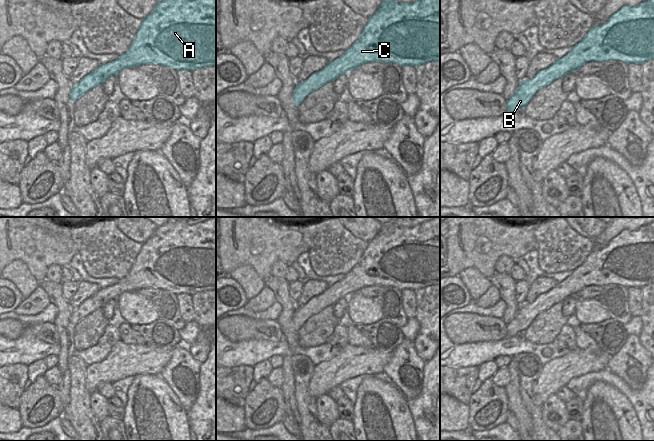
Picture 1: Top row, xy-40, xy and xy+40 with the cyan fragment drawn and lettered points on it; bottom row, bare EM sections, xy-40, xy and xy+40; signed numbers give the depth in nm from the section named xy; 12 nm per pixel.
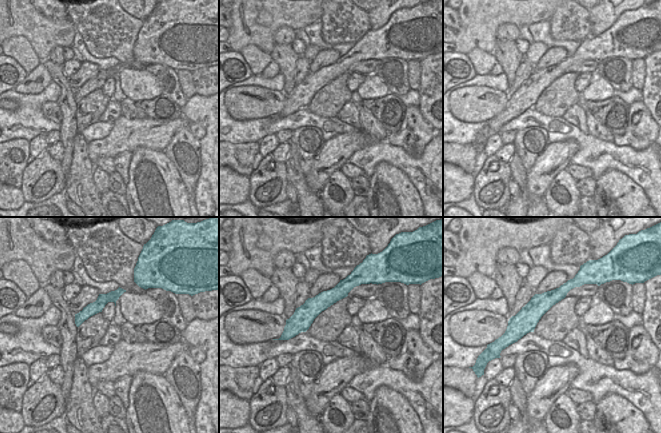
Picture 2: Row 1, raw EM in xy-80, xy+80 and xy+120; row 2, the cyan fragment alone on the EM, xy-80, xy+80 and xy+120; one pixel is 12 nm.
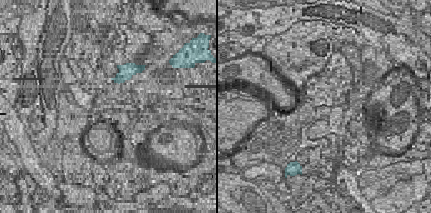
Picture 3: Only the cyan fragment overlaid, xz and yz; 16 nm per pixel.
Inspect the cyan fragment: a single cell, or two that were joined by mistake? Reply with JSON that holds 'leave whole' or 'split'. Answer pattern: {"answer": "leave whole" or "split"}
{"answer": "leave whole"}

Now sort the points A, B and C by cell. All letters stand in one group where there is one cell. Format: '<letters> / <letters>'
A B C

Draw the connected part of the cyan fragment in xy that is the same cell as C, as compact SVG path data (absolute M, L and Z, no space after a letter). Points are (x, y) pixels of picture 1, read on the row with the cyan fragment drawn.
M385 0L368 19L360 36L345 53L328 63L308 79L296 83L292 93L293 103L299 107L312 92L342 74L359 68L364 63L382 62L417 67L421 64L440 61L440 0L418 0L414 3L399 3Z

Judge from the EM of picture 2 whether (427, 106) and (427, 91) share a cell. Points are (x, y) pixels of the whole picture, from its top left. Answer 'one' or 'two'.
one

